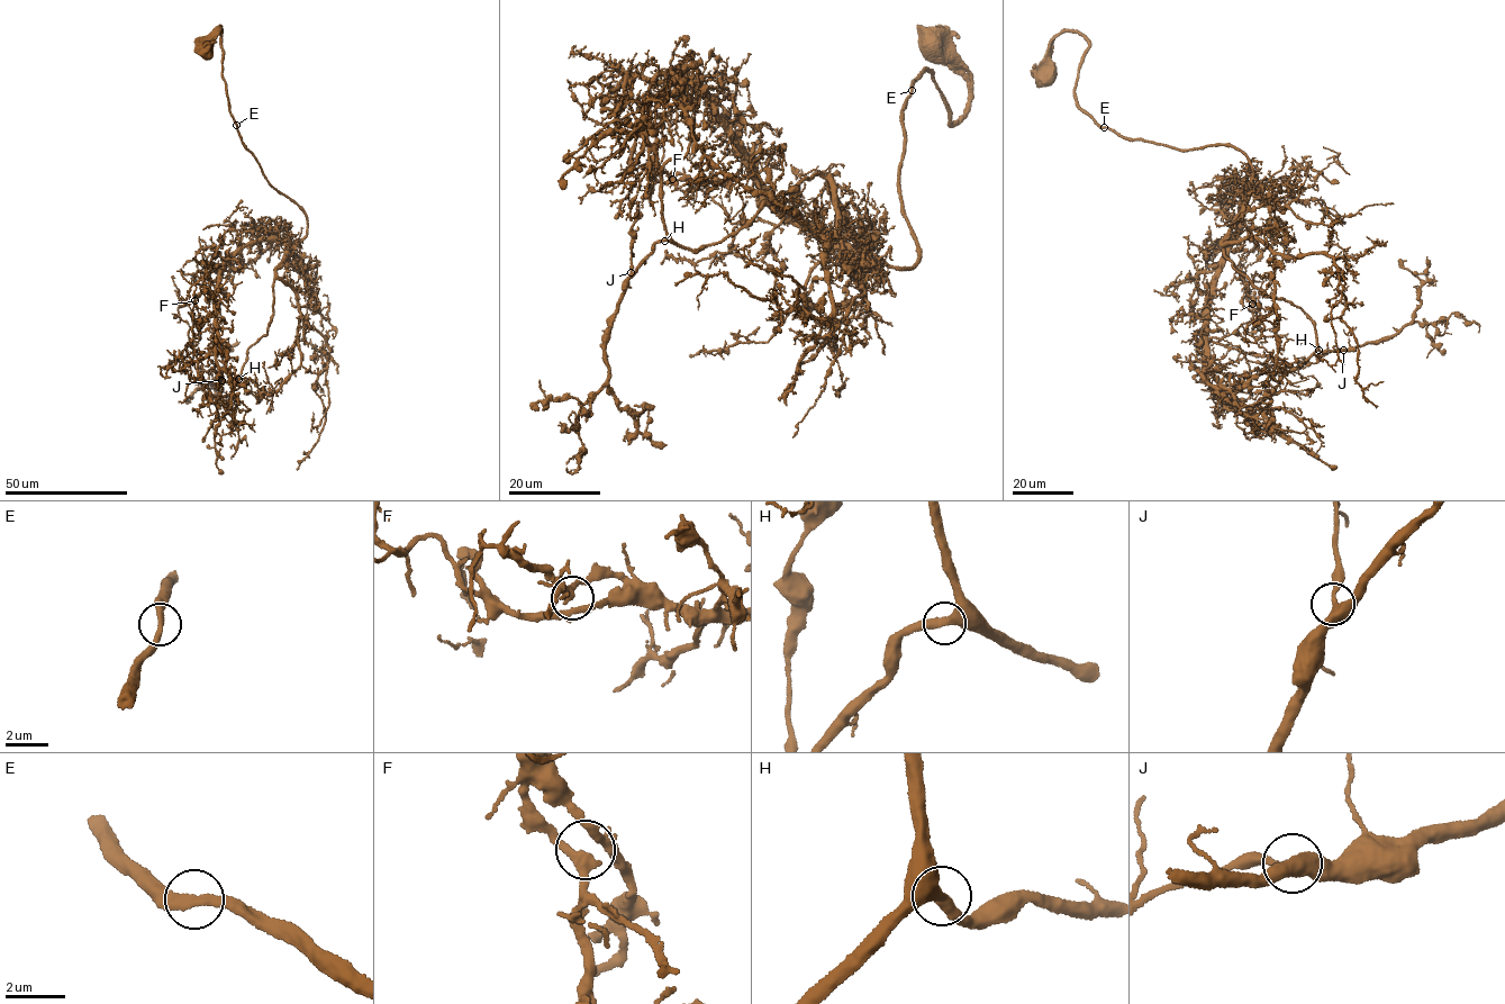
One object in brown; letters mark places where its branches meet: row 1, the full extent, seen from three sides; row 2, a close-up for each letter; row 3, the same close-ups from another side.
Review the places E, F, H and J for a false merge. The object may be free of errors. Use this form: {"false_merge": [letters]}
{"false_merge": []}

